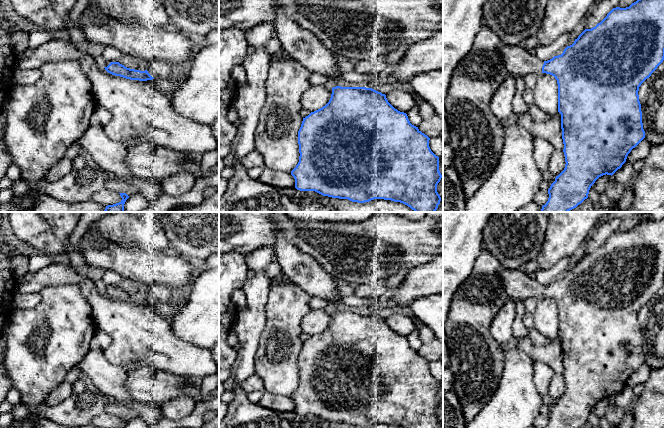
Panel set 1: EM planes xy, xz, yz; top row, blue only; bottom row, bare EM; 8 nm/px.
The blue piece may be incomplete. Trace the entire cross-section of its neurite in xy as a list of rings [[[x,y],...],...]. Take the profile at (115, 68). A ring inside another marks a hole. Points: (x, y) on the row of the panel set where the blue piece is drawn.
[[[103,60],[102,64],[105,70],[115,76],[120,76],[130,80],[147,81],[154,79],[147,70],[140,71],[130,69],[120,64],[119,62],[111,62],[109,60]]]

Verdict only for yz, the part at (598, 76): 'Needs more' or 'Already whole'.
Needs more

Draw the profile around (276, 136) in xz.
[[[271,56],[265,83],[266,100],[255,130],[255,150],[262,155],[267,168],[291,173],[299,162],[298,131],[303,121],[300,99],[311,86],[310,75],[311,72],[296,60]]]

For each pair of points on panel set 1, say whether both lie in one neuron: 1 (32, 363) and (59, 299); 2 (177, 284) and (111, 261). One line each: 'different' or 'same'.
1: same
2: same

